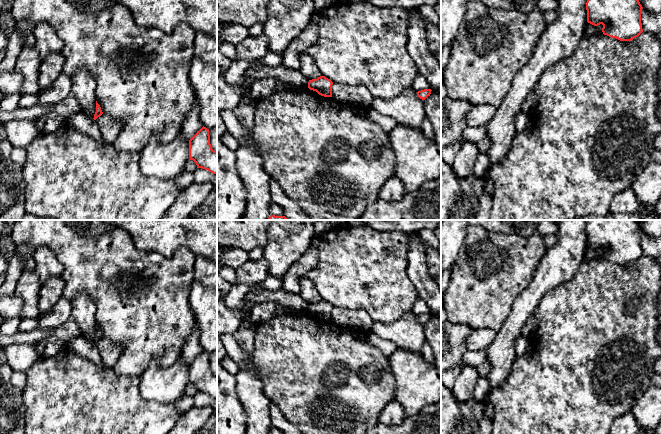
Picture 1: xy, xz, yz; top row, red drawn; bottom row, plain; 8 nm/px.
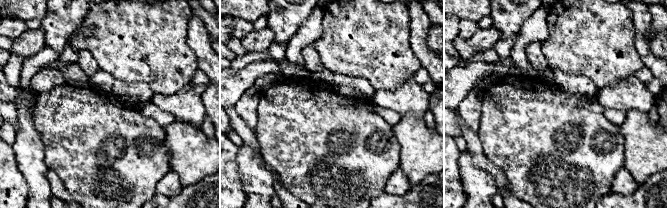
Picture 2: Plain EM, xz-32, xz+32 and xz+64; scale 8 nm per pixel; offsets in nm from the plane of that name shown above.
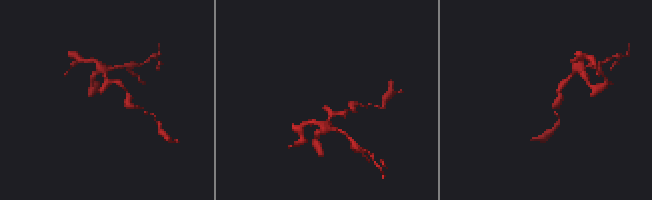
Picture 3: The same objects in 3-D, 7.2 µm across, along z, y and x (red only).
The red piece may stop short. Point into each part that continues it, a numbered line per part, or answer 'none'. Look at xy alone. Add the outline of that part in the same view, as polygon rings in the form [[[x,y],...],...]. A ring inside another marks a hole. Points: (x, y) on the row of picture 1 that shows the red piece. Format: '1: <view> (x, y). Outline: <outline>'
none

